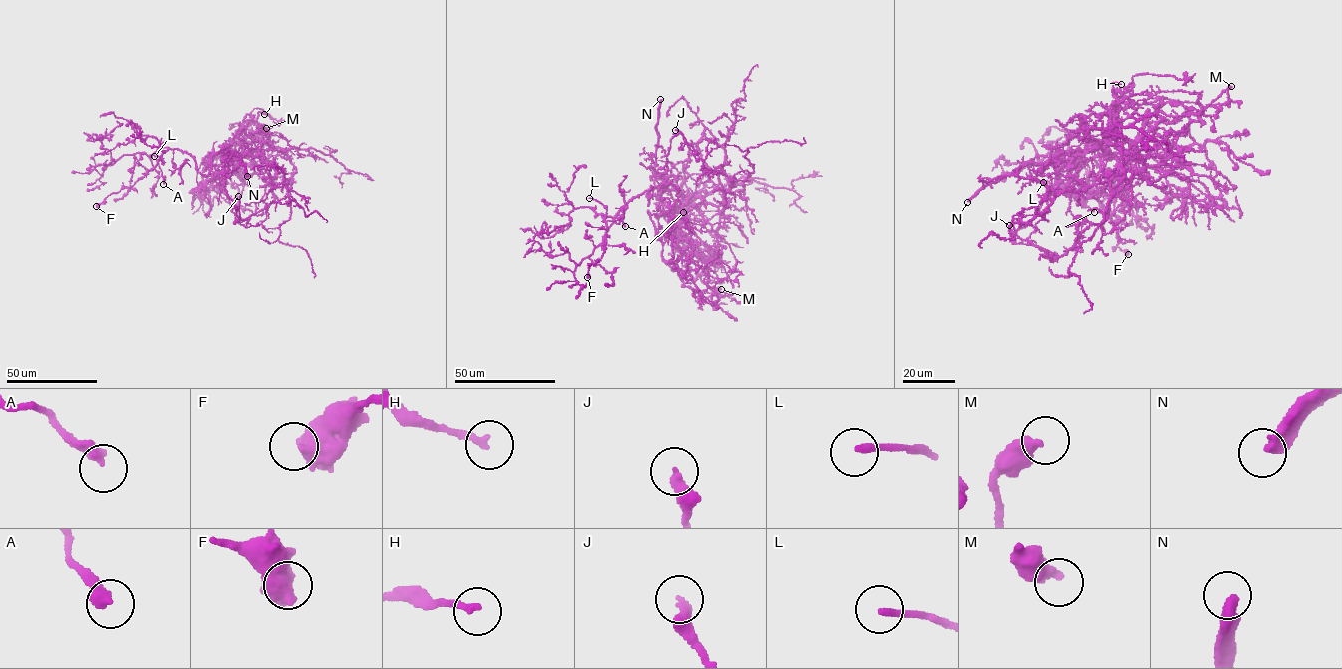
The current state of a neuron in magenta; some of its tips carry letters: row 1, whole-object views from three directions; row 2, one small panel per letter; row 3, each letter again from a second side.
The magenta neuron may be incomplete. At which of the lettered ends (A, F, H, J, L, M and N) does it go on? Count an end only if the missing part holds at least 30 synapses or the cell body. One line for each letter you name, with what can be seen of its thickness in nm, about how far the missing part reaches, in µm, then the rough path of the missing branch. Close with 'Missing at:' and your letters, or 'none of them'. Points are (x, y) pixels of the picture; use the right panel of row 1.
J: calibre 360 nm; missing 25 µm; course (1009, 225), (983, 210), (975, 210), (968, 219)
L: calibre 200 nm; missing 15 µm; course (1043, 182), (1019, 188), (1017, 185)
N: calibre 460 nm; missing 35 µm; course (967, 202), (960, 201), (932, 226), (915, 235)
Missing at: J, L, N

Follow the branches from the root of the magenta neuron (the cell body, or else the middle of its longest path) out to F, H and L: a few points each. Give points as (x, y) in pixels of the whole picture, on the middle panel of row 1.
F: (658, 187), (633, 198), (614, 218), (602, 214), (605, 251), (588, 267), (587, 277)
H: (658, 187), (666, 184), (669, 189), (693, 196), (686, 209), (674, 209), (683, 212)
L: (658, 187), (653, 187), (647, 194), (651, 186), (633, 198), (614, 218), (603, 217), (606, 208), (589, 198)

